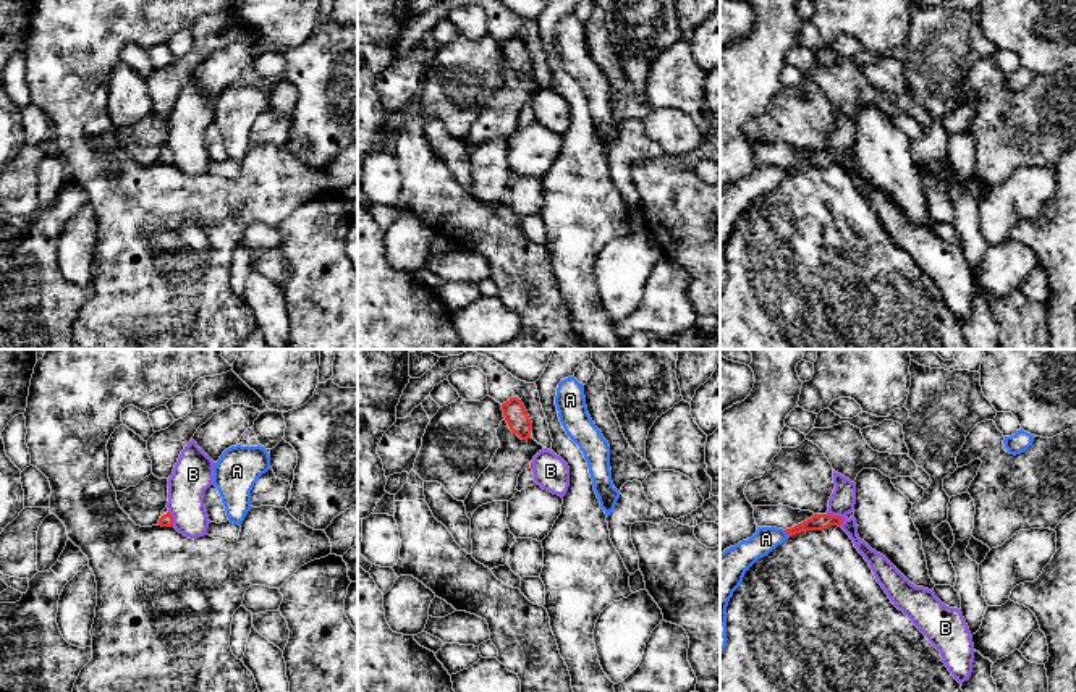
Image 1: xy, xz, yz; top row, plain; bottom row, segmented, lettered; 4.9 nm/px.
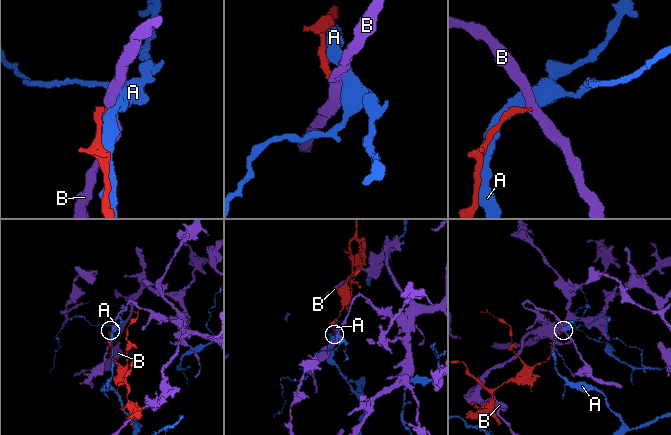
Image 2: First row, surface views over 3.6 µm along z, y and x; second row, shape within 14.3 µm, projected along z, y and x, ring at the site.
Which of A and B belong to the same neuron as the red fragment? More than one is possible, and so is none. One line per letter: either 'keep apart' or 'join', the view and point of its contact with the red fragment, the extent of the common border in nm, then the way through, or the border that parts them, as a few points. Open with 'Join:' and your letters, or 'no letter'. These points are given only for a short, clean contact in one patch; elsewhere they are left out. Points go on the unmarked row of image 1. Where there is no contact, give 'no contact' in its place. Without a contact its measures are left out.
Join: no letter
A: keep apart; meets red in yz at (787, 170); contact 50 nm long
B: keep apart; meets red in yz at (837, 154); contact 100 nm long; border along yz (827, 151), (837, 152), (843, 160)

